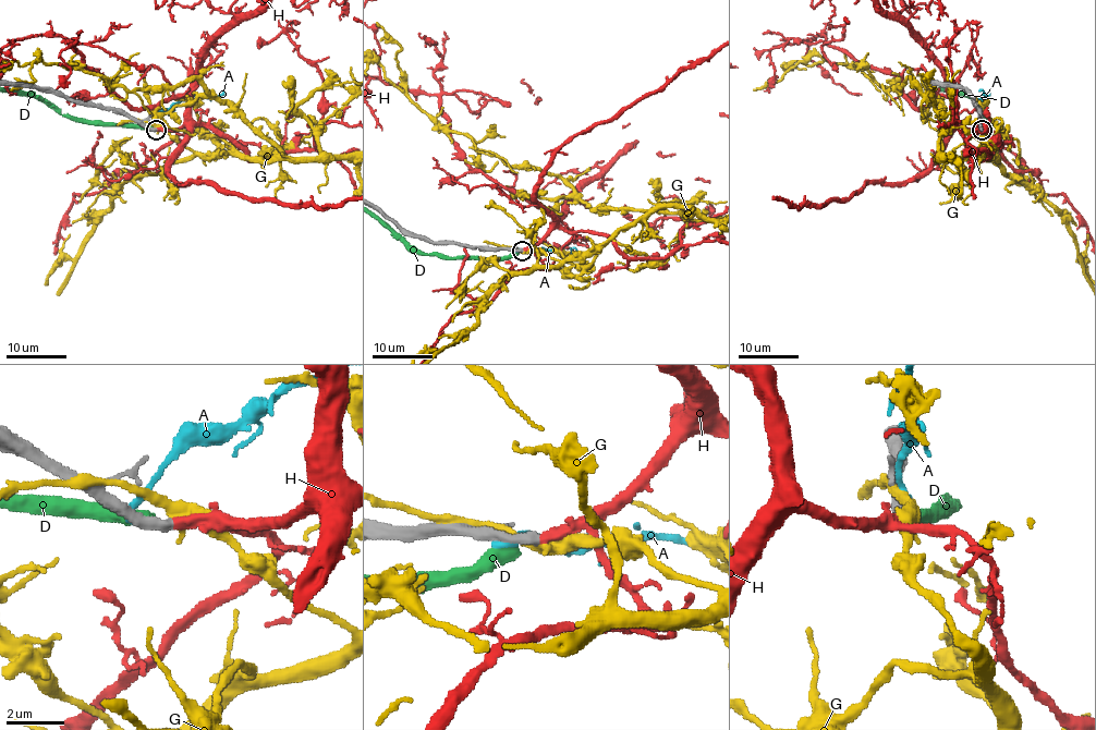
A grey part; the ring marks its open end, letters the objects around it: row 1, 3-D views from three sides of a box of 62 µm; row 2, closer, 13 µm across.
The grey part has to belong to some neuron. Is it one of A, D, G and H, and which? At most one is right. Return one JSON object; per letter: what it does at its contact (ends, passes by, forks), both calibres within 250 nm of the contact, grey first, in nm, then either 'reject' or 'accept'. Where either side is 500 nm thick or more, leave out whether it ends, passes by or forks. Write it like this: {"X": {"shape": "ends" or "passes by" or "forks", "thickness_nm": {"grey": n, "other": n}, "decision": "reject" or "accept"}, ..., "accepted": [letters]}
{"A": {"thickness_nm": {"grey": 500, "other": 280}, "decision": "reject"}, "D": {"thickness_nm": {"grey": 500, "other": 500}, "decision": "reject"}, "G": {"shape": "passes by", "thickness_nm": {"grey": 380, "other": 420}, "decision": "reject"}, "H": {"shape": "ends", "thickness_nm": {"grey": 400, "other": 360}, "decision": "accept"}, "accepted": ["H"]}

